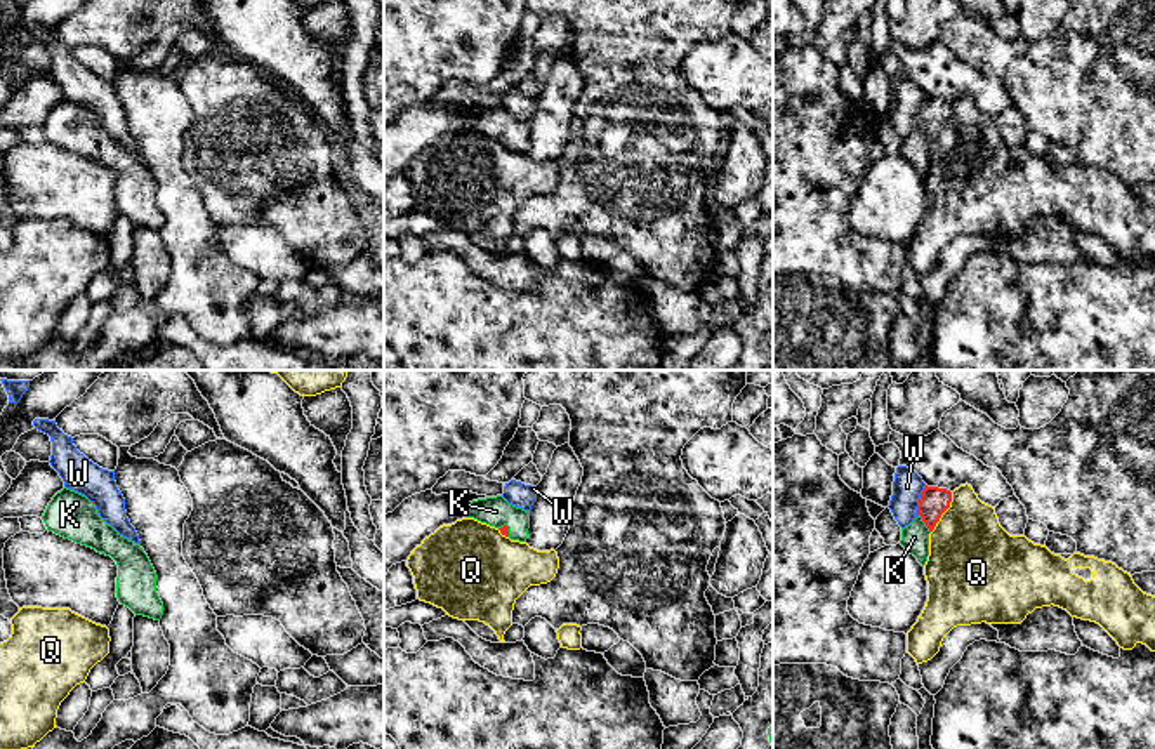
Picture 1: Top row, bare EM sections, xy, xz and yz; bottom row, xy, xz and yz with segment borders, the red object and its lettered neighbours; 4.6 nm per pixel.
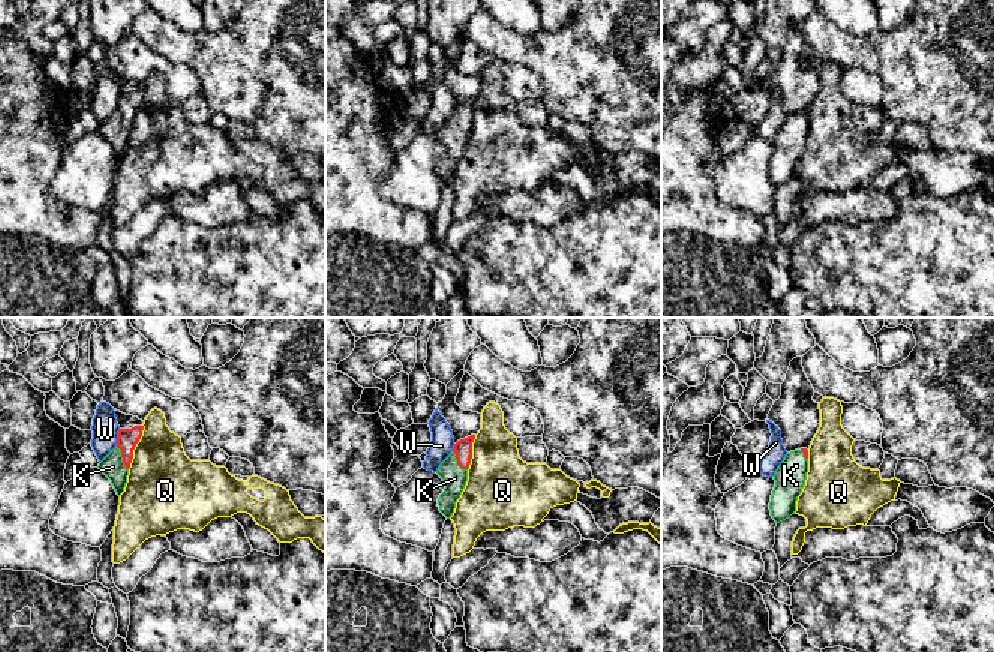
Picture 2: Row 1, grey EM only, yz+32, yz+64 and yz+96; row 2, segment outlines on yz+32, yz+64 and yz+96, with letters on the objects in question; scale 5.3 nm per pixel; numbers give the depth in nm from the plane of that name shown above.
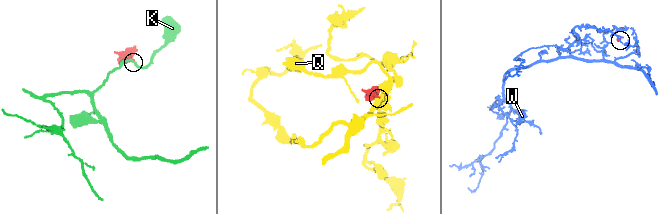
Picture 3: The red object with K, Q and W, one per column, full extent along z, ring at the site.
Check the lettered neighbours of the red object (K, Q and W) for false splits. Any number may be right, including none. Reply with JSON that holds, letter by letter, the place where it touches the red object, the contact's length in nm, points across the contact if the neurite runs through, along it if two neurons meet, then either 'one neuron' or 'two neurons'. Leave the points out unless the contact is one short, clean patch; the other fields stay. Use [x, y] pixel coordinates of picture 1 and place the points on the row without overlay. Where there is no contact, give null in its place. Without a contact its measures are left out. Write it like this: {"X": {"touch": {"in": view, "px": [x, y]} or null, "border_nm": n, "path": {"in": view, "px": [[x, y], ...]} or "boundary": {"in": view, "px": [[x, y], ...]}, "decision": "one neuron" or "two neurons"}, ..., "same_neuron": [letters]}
{"K": {"touch": {"in": "yz", "px": [924, 132]}, "border_nm": 110, "path": {"in": "yz", "px": [[933, 113], [924, 132], [914, 148]]}, "decision": "one neuron"}, "Q": {"touch": {"in": "yz", "px": [943, 122]}, "border_nm": 220, "decision": "two neurons"}, "W": {"touch": {"in": "yz", "px": [919, 112]}, "border_nm": 150, "boundary": {"in": "yz", "px": [[926, 96], [916, 125]]}, "decision": "two neurons"}, "same_neuron": ["K"]}

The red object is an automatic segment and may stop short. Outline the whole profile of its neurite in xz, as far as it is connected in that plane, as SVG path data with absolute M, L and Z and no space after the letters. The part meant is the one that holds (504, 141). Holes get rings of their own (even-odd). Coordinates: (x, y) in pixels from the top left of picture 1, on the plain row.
M502 106L469 113L465 129L495 137L511 151L526 153L528 149L530 122L509 115Z

